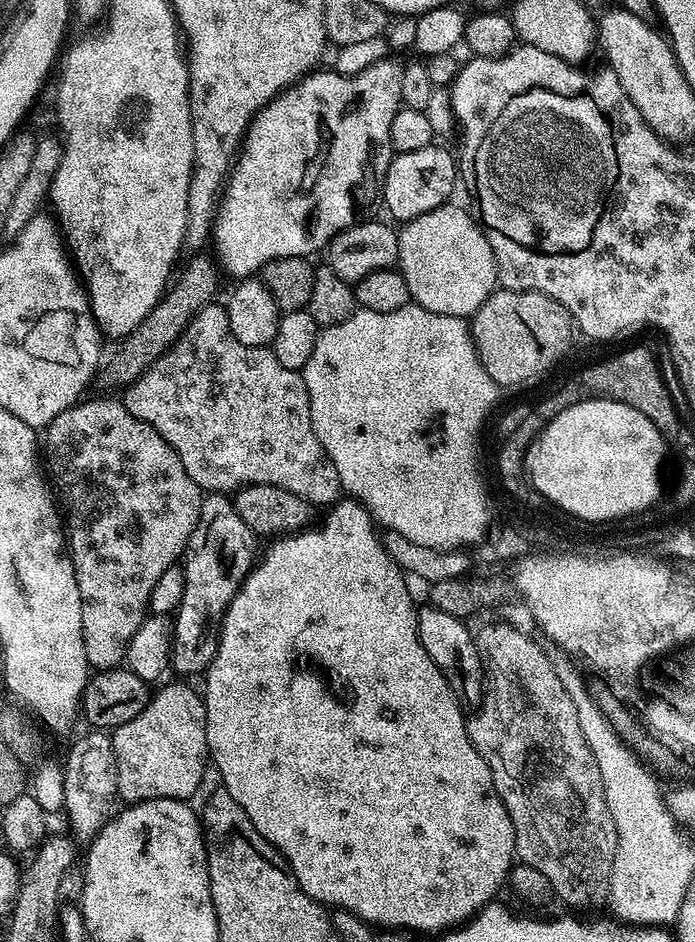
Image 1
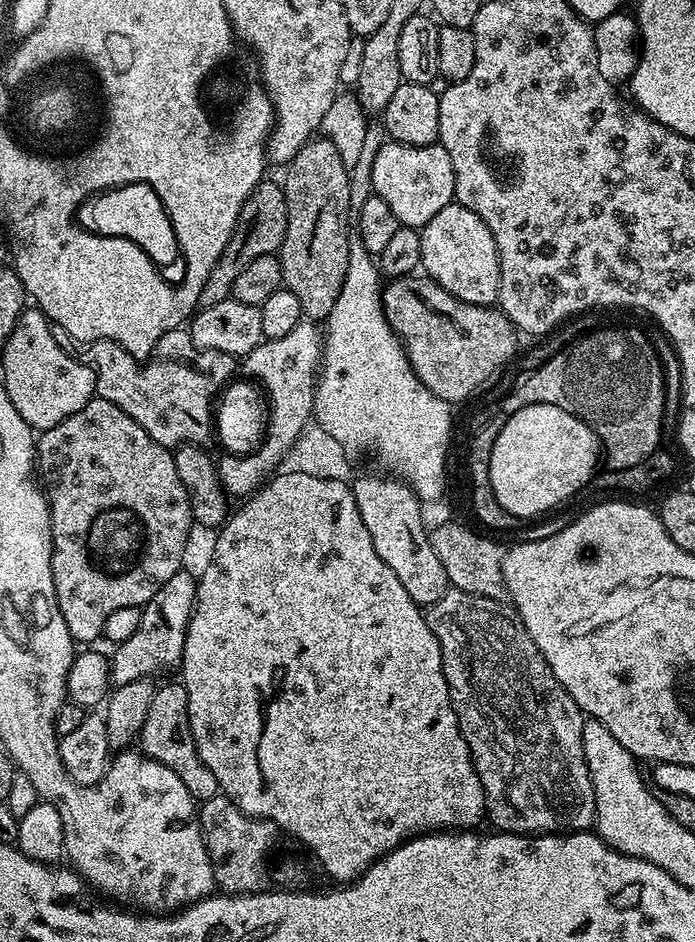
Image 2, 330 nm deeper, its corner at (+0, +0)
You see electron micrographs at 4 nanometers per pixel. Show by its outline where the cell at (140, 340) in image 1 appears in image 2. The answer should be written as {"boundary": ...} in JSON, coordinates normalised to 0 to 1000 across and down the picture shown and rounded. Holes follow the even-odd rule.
{"boundary":[[[390,189],[374,192],[374,196],[363,203],[361,208],[351,213],[342,236],[334,245],[331,257],[325,257],[325,265],[314,274],[296,304],[288,309],[288,323],[292,325],[314,325],[314,321],[329,317],[337,304],[337,295],[365,274],[390,272],[401,269],[406,257],[412,253],[414,239],[414,217],[409,212],[409,202],[401,194]]]}

